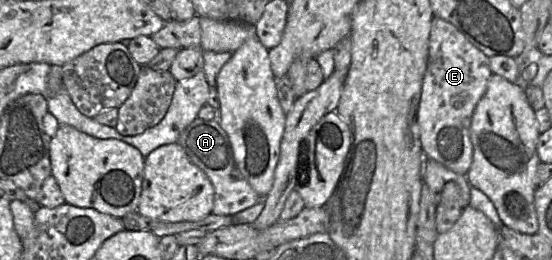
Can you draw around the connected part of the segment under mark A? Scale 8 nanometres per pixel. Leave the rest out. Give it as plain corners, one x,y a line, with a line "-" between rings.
197,117
181,132
177,143
211,181
214,188
213,214
234,216
263,200
237,167
229,138
217,120

